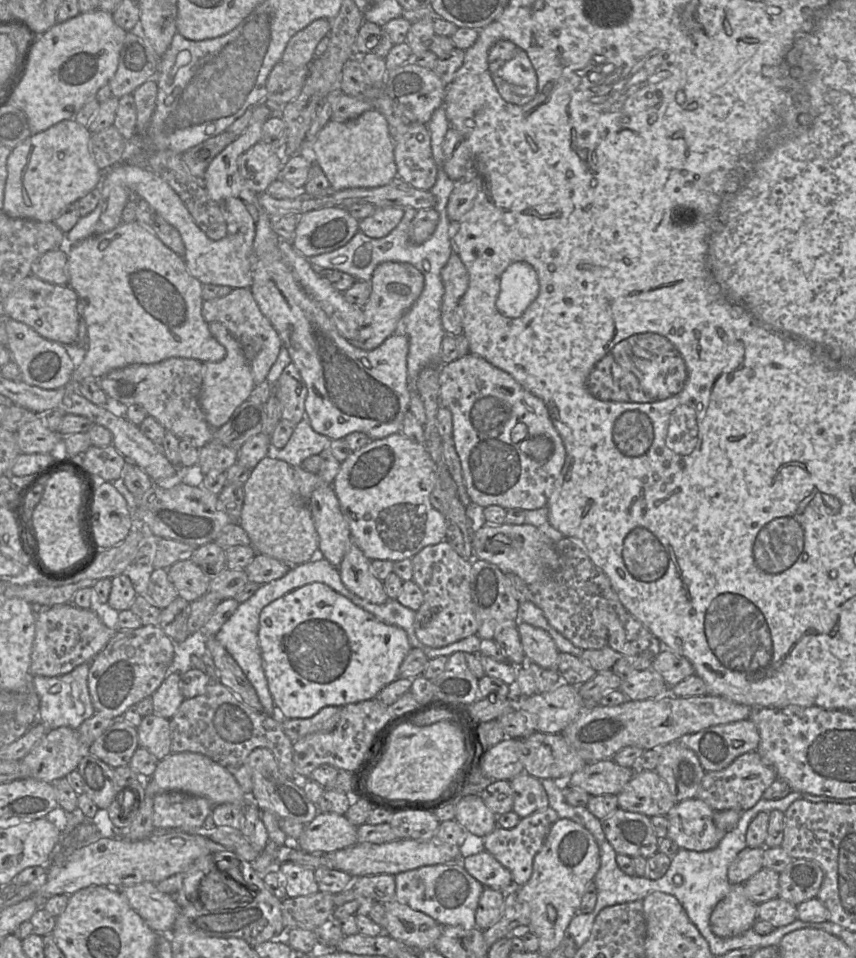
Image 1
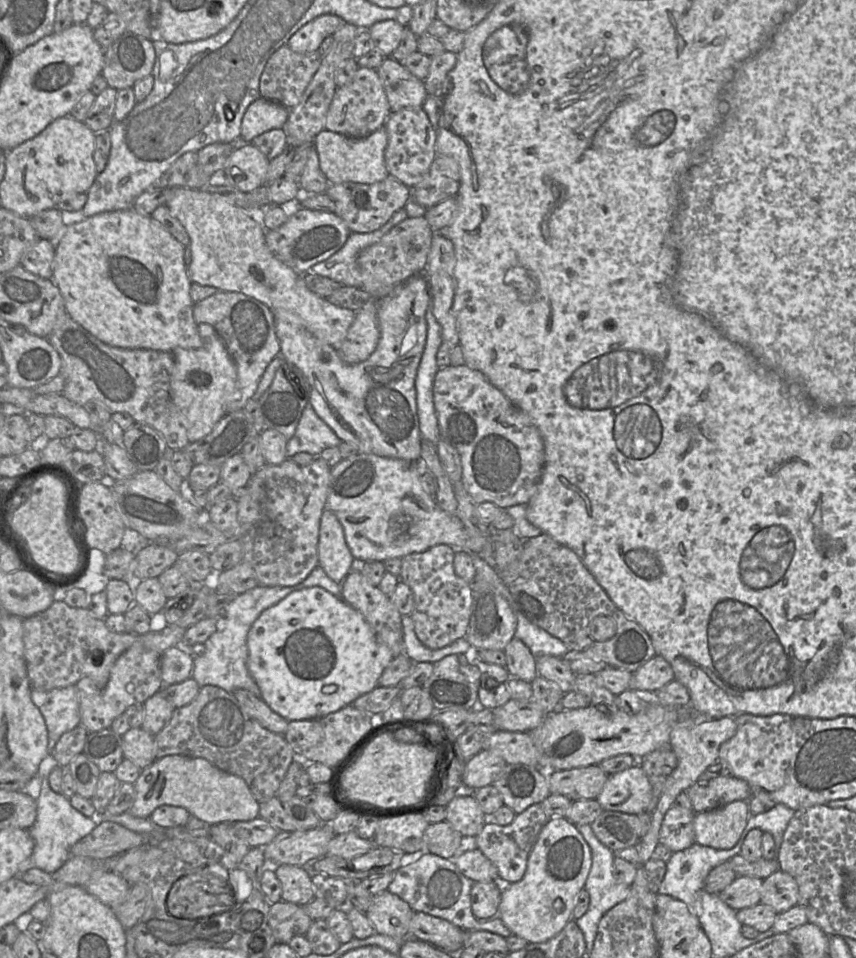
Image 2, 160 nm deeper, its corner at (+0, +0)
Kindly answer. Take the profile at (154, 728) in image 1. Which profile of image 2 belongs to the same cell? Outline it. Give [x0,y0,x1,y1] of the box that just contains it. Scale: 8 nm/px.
[122,727,157,769]

